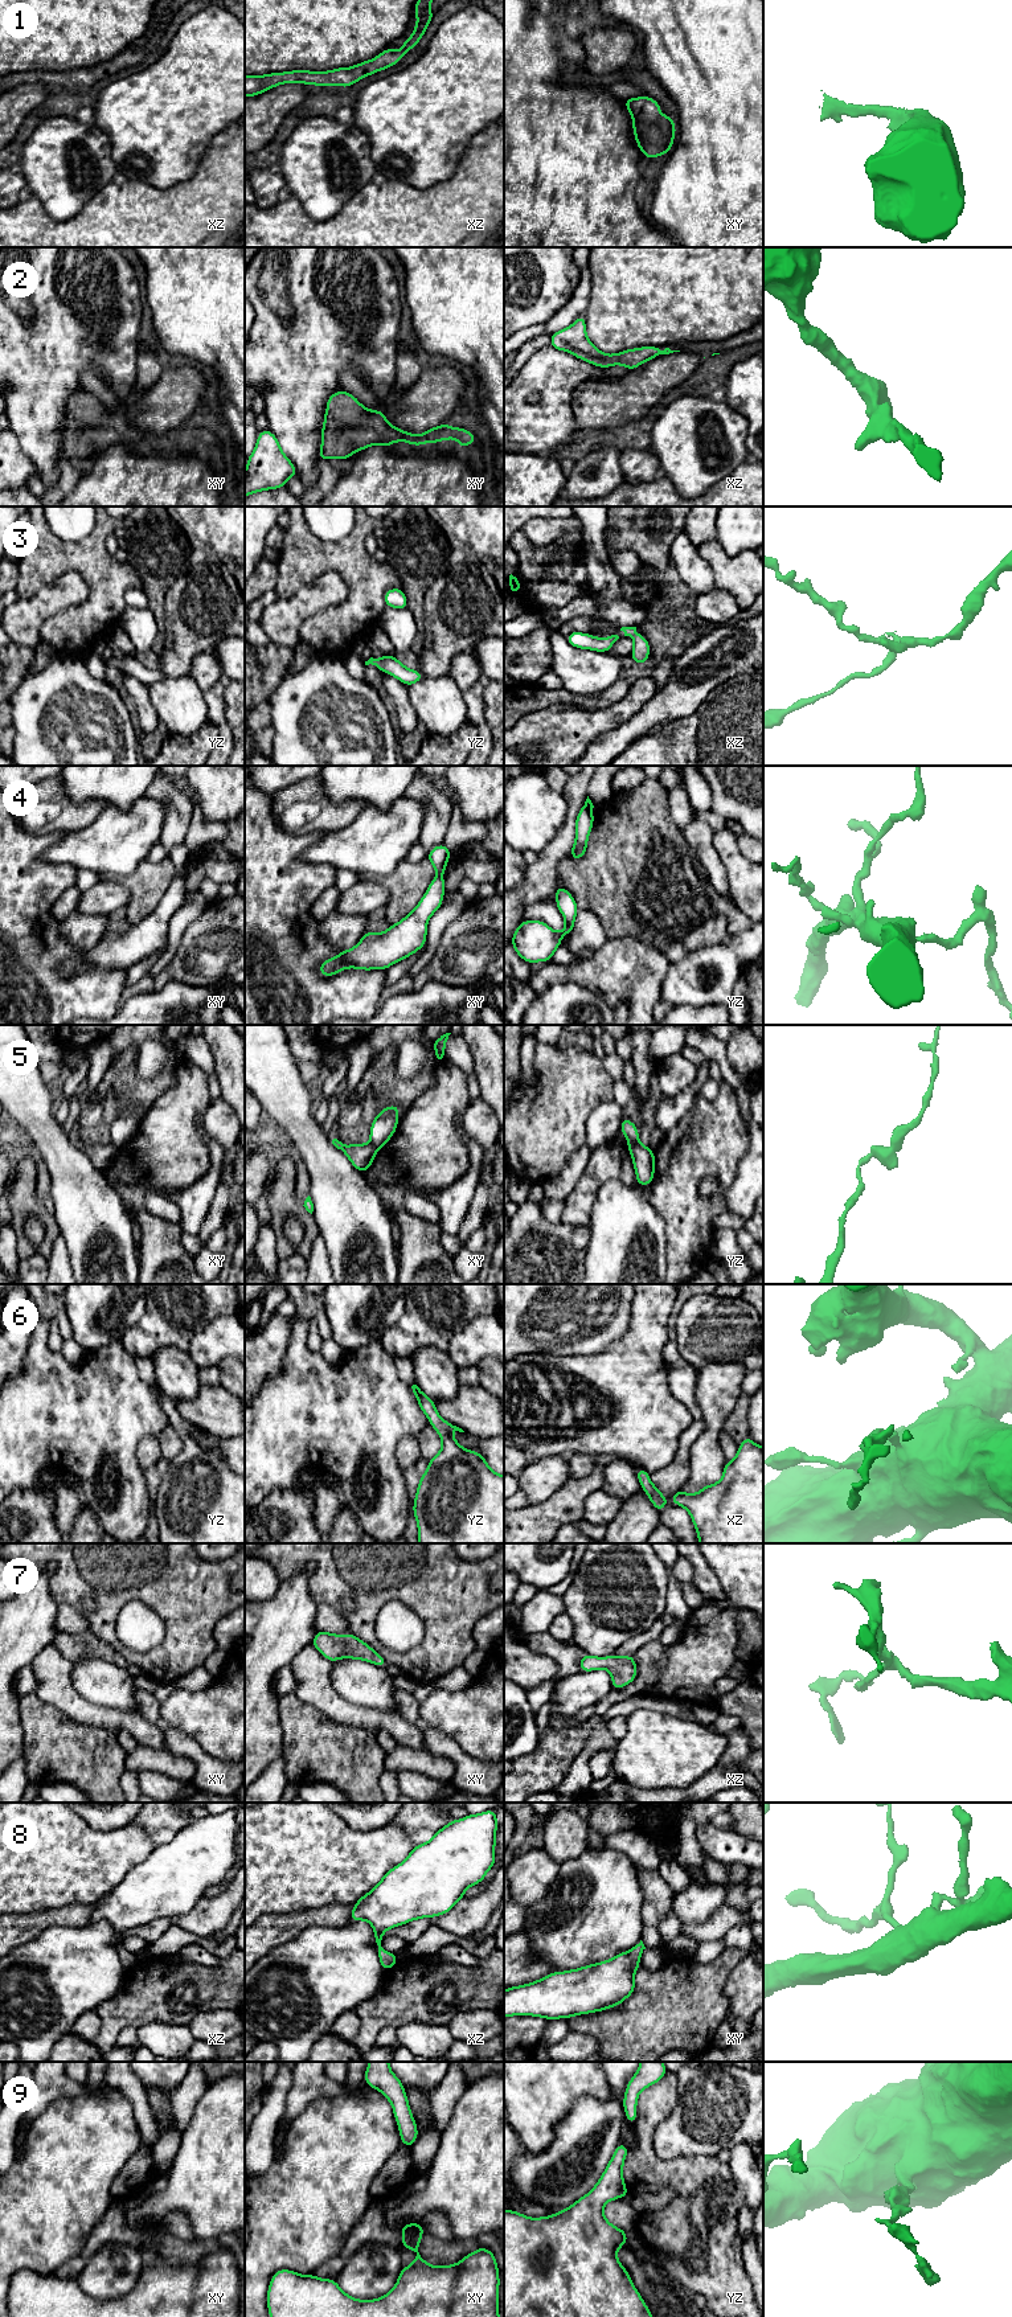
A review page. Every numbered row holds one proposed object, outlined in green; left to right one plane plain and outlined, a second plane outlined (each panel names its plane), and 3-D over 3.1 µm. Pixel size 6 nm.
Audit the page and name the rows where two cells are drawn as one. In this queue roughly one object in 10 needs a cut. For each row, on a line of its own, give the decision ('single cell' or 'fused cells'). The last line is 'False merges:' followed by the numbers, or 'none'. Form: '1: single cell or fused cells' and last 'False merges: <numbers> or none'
1: single cell
2: single cell
3: single cell
4: single cell
5: fused cells
6: single cell
7: single cell
8: single cell
9: single cell
False merges: 5

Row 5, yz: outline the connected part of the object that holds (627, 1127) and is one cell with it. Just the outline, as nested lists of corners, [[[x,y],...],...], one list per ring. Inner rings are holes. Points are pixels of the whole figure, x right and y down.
[[[622,1119],[620,1131],[626,1136],[628,1145],[639,1144],[639,1131],[630,1119]]]

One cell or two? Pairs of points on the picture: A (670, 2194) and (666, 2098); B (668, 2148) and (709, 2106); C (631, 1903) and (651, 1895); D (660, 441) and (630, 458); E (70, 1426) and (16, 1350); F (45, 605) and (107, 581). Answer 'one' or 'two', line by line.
A: two
B: one
C: two
D: two
E: two
F: two

